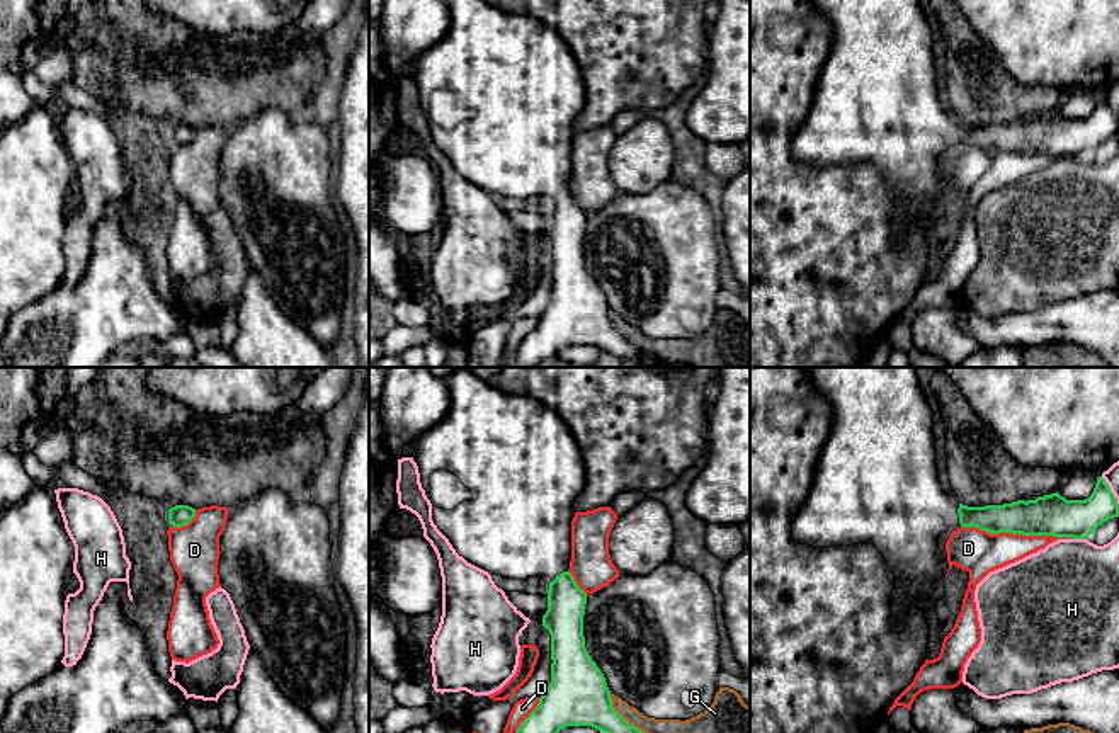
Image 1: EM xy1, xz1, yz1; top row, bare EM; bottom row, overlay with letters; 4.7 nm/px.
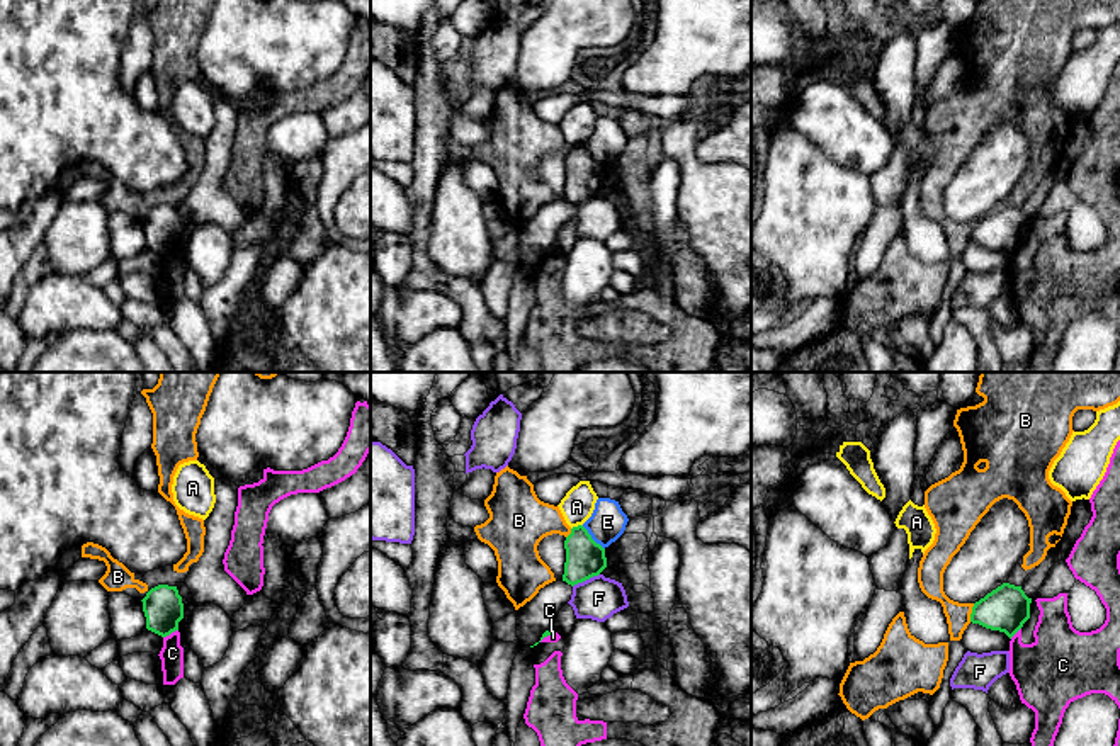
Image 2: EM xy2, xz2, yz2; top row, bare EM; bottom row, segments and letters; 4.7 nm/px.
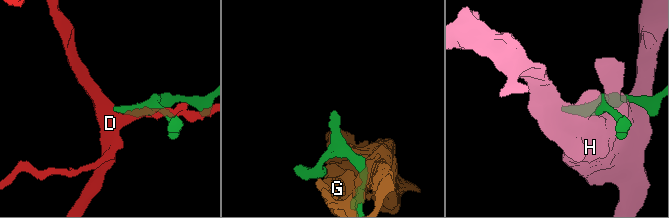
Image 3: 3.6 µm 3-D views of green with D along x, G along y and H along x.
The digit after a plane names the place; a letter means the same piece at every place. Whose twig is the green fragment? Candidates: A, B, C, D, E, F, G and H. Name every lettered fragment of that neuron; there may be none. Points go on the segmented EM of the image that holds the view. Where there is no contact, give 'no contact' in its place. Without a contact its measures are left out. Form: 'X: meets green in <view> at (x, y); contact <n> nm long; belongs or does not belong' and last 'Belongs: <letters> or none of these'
A: meets green in xz2 at (578, 525); contact 60 nm long; does not belong
B: meets green in yz2 at (972, 612); contact 90 nm long; does not belong
C: meets green in xy2 at (170, 632); contact 80 nm long; does not belong
D: meets green in yz1 at (1017, 533); contact 550 nm long; does not belong
E: meets green in xz2 at (590, 537); contact 160 nm long; does not belong
F: meets green in xz2 at (585, 580); contact 140 nm long; does not belong
G: meets green in xz1 at (621, 716); contact 260 nm long; does not belong
H: meets green in yz1 at (1080, 538); contact 60 nm long; does not belong
Belongs: none of these

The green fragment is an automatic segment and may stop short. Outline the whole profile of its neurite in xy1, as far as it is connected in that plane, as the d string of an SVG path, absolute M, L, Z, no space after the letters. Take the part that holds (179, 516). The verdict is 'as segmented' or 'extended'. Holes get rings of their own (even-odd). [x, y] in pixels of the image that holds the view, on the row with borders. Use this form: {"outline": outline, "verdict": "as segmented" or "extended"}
{"outline": "M175 505L168 509L168 524L173 527L187 526L196 517L196 509L189 505Z", "verdict": "as segmented"}

